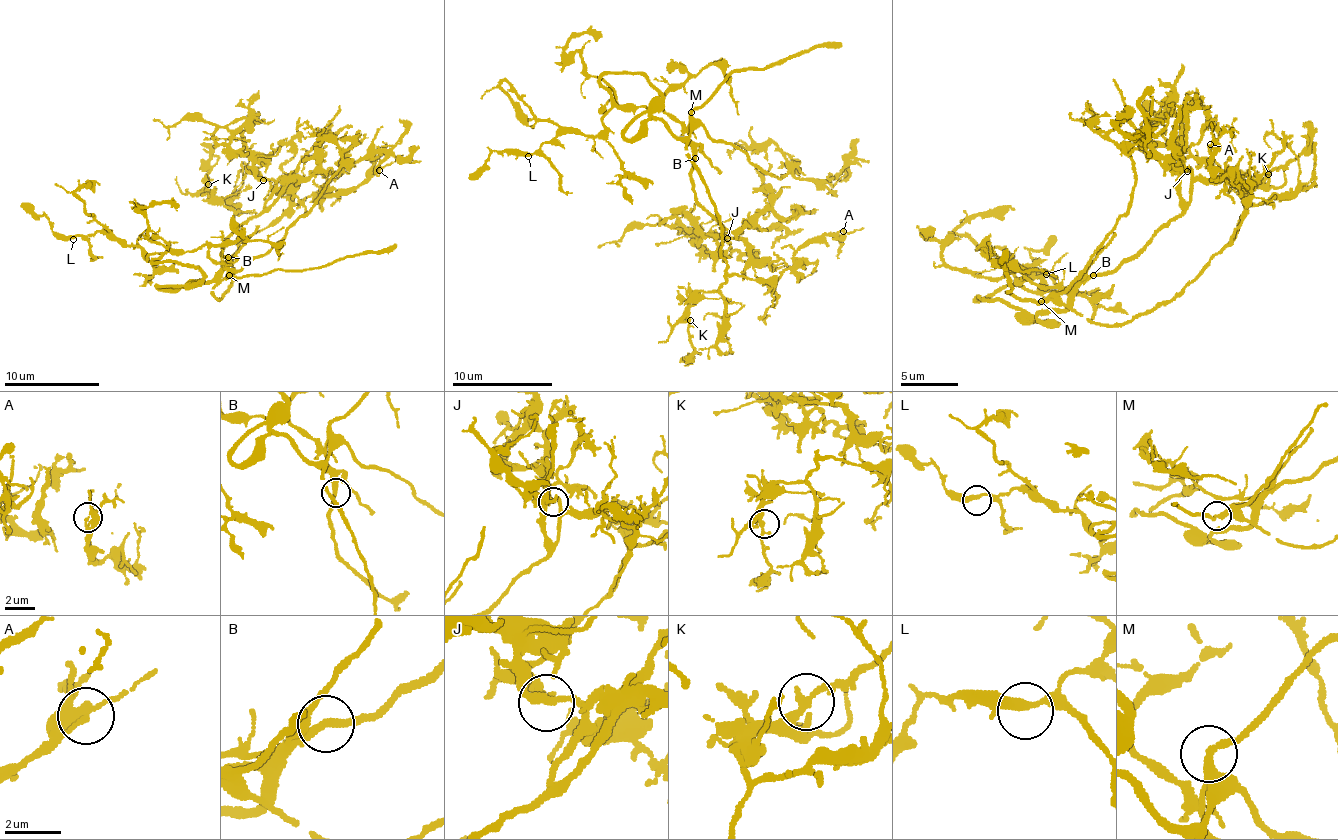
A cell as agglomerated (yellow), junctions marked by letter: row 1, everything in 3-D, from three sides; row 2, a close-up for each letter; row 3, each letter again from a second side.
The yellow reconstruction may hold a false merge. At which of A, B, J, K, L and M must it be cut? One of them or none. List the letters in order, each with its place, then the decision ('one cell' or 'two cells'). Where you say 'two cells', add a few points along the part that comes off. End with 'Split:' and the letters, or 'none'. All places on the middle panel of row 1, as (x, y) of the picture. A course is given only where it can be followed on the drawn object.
A: place (843, 231); one cell
B: place (695, 158); one cell
J: place (727, 238); one cell
K: place (690, 320); one cell
L: place (528, 156); one cell
M: place (691, 112); one cell
Split: none

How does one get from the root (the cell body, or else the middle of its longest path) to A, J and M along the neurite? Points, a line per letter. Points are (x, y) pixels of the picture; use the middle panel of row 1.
A: (692, 159), (694, 195), (735, 238), (742, 239), (749, 265), (768, 285), (791, 265), (801, 248), (843, 231)
J: (692, 159), (694, 195), (707, 212), (733, 232), (734, 238), (741, 240), (727, 238)
M: (692, 159), (693, 148), (688, 137), (691, 111)

